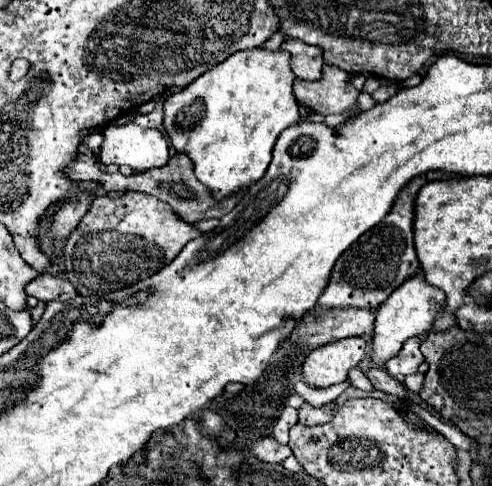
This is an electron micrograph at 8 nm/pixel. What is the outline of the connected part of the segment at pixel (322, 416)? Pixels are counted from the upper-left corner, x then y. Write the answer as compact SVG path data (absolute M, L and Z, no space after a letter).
M304 404L298 410L298 416L300 416L300 424L304 424L304 426L324 424L326 422L326 406L324 408L314 408L310 404Z

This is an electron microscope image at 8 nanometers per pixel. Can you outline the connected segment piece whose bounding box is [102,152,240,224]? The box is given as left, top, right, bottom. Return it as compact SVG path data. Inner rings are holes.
M174 154L172 160L168 160L168 164L164 168L154 168L148 172L138 172L138 174L130 174L130 176L122 176L120 172L116 174L102 174L102 186L106 188L106 192L112 190L134 190L134 192L146 192L150 196L156 196L158 200L170 204L170 208L188 224L198 222L198 220L208 220L208 218L222 218L224 214L228 214L240 200L240 194L230 196L228 200L220 200L216 202L208 188L204 188L204 184L200 184L194 176L192 170L192 162L186 154Z

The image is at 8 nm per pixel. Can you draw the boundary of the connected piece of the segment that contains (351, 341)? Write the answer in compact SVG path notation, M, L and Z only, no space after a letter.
M360 336L342 338L338 342L320 346L318 350L314 348L302 364L302 374L314 388L340 384L346 380L348 370L366 356L366 350L368 344Z

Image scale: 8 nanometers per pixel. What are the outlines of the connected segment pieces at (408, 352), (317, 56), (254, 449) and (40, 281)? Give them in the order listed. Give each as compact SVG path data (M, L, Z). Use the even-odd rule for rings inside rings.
M410 338L404 342L402 350L386 362L386 372L394 378L404 378L408 374L416 374L418 366L424 362L424 356L420 352L420 338Z
M286 36L282 42L282 50L290 52L292 60L292 72L296 78L302 80L318 80L322 76L322 48L306 44L302 40L296 40L292 36Z
M262 438L262 440L254 442L250 446L250 452L256 458L260 458L262 462L270 462L270 464L280 464L282 460L286 460L292 454L290 446L278 444L274 438Z
M40 274L36 280L32 280L26 286L26 294L34 296L42 302L66 302L78 296L76 288L62 276L54 276L54 274Z

